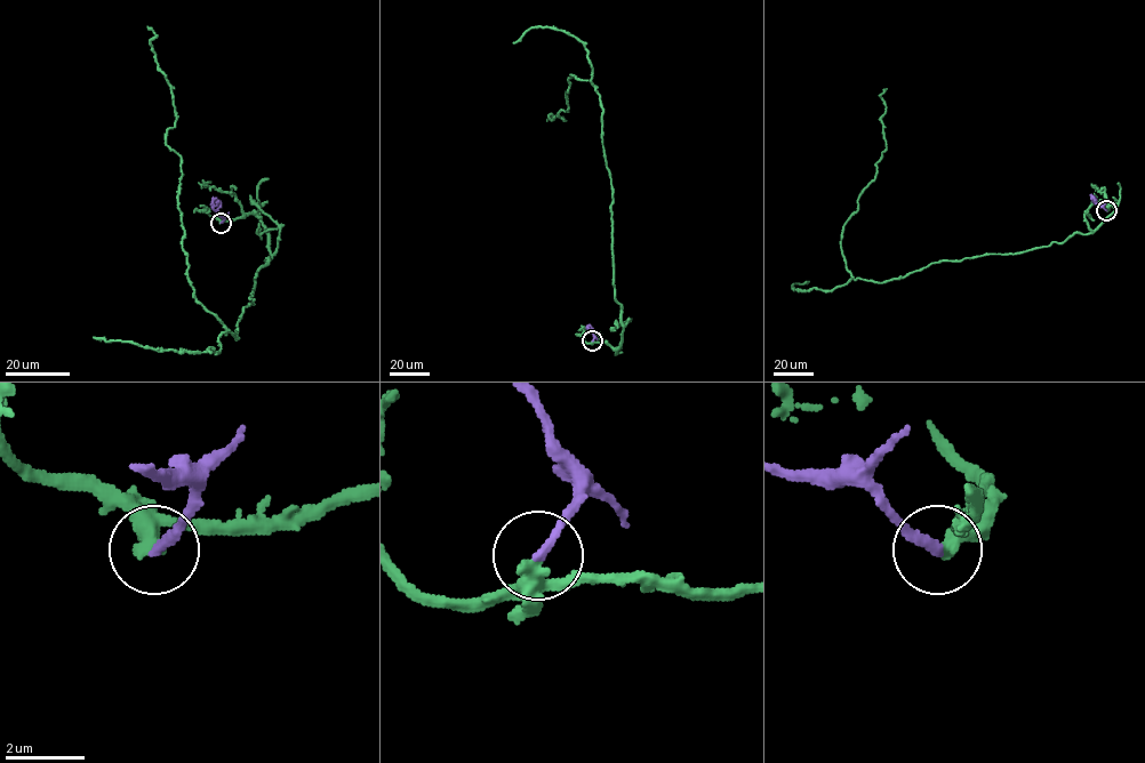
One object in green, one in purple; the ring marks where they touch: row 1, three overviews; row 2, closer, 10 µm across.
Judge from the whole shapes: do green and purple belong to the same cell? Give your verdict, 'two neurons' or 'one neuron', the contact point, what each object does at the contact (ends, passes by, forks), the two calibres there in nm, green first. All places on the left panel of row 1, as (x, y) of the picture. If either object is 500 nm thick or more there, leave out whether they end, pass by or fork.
two neurons; place (221, 223); green passes by; purple ends; calibres 320 and 240 nm

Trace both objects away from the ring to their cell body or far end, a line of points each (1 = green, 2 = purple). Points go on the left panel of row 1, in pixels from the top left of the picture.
1: (221, 223), (254, 214), (267, 237), (237, 339), (187, 273), (181, 157), (165, 143), (176, 113), (147, 26)
2: (221, 223), (223, 217), (213, 208), (216, 198)

